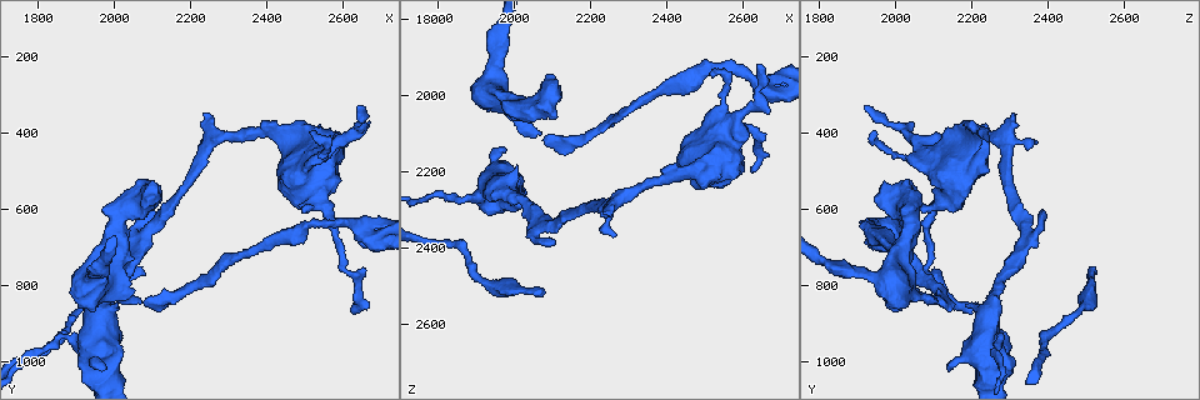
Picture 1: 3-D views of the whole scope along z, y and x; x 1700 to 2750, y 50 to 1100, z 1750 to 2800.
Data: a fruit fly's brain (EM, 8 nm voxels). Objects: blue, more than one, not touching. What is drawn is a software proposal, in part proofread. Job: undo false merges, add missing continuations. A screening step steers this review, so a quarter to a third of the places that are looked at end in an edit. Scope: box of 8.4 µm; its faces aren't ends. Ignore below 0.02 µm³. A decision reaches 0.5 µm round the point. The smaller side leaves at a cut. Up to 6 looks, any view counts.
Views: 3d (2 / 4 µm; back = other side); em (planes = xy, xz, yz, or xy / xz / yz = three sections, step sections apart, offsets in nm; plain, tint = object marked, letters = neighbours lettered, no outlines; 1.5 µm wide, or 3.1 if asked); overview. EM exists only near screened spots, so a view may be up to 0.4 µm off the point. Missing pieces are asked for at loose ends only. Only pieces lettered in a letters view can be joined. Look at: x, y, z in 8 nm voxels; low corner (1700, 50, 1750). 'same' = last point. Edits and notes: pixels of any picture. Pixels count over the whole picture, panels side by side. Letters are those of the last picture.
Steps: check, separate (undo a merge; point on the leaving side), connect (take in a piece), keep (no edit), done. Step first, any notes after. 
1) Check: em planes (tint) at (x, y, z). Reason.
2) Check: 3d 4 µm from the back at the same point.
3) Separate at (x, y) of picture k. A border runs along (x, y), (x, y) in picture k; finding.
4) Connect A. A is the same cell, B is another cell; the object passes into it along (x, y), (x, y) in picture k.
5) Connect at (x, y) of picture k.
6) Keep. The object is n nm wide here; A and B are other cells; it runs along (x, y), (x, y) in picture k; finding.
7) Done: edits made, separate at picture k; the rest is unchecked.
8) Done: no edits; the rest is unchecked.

Check: em planes (letters) at (2635, 645, 1975). Arms part here.

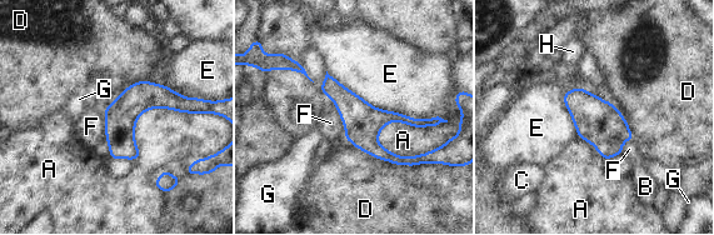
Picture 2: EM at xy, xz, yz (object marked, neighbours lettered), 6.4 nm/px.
Keep. A, B, C, D, E, F, G and H are other cells; it runs along (326, 80), (363, 116), (429, 121) in picture 2; one cell here.

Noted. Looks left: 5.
Check: 3d 2 µm at (2235, 345, 2305). Free end.

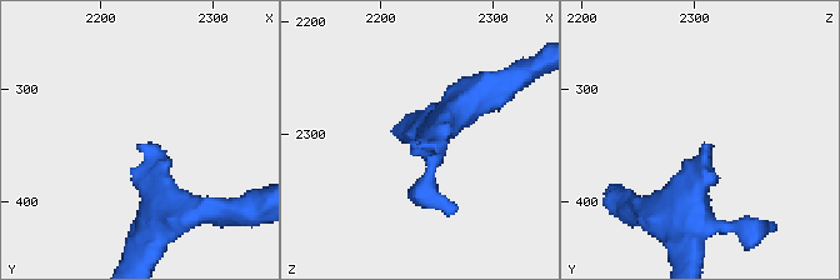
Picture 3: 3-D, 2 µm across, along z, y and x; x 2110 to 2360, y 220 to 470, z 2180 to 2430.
Check: em planes (letters) at (2238, 348, 2312).

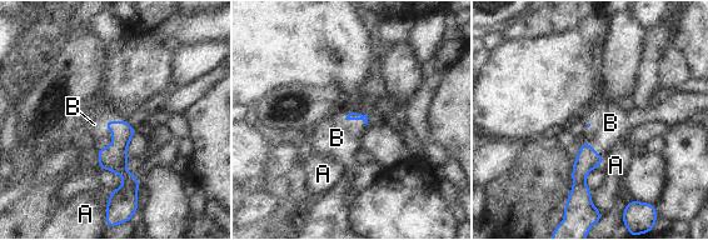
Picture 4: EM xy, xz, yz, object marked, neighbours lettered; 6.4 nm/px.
Connect B. B is the same cell, A is another cell; the cell continues.

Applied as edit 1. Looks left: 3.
Check: overview.

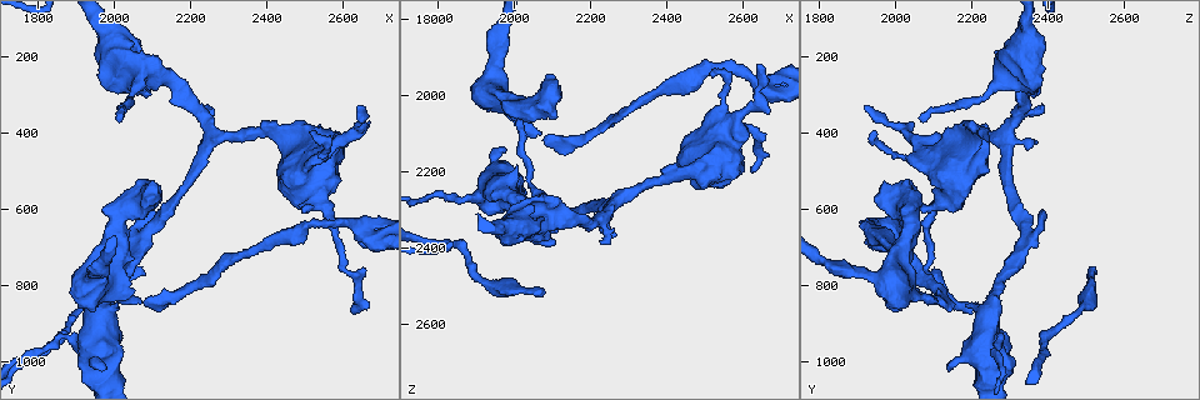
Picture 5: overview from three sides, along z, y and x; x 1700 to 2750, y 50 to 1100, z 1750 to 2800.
Check: em yz step 4 (tint) at (1940, 930, 2240). Three-way junction.

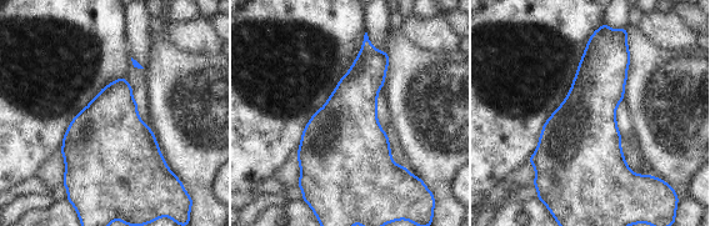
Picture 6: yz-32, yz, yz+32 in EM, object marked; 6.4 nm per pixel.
Check: em yz step 4 (letters) at the same point. See the neighbours.

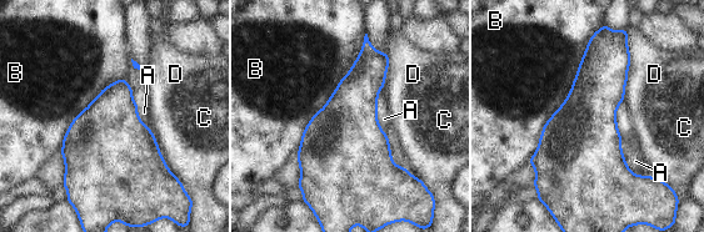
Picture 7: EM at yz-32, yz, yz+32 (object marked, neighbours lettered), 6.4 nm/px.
Keep. A, B, C and D are other cells; a border runs along (620, 102), (625, 165), (650, 176) in picture 7; one cell here.

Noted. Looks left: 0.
Done: edits made, connect at picture 4; the rest is unchecked.

